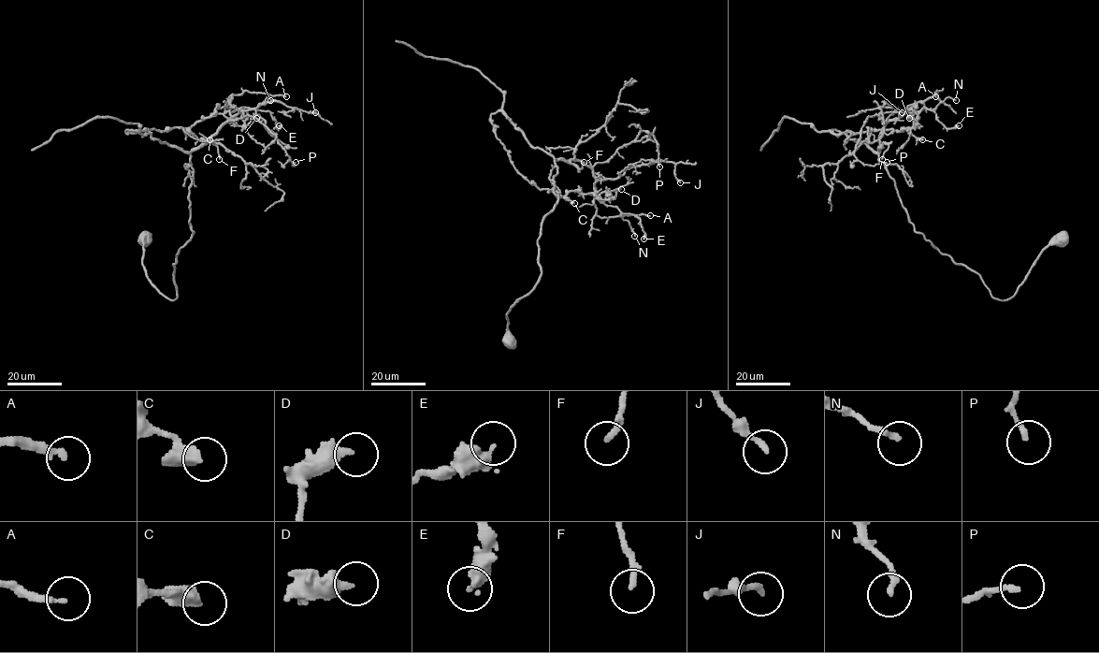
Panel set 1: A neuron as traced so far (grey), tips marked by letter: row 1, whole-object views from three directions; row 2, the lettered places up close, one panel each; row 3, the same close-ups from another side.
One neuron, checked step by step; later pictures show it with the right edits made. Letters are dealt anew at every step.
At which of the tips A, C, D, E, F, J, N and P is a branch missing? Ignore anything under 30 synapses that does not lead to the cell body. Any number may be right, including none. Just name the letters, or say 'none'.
none

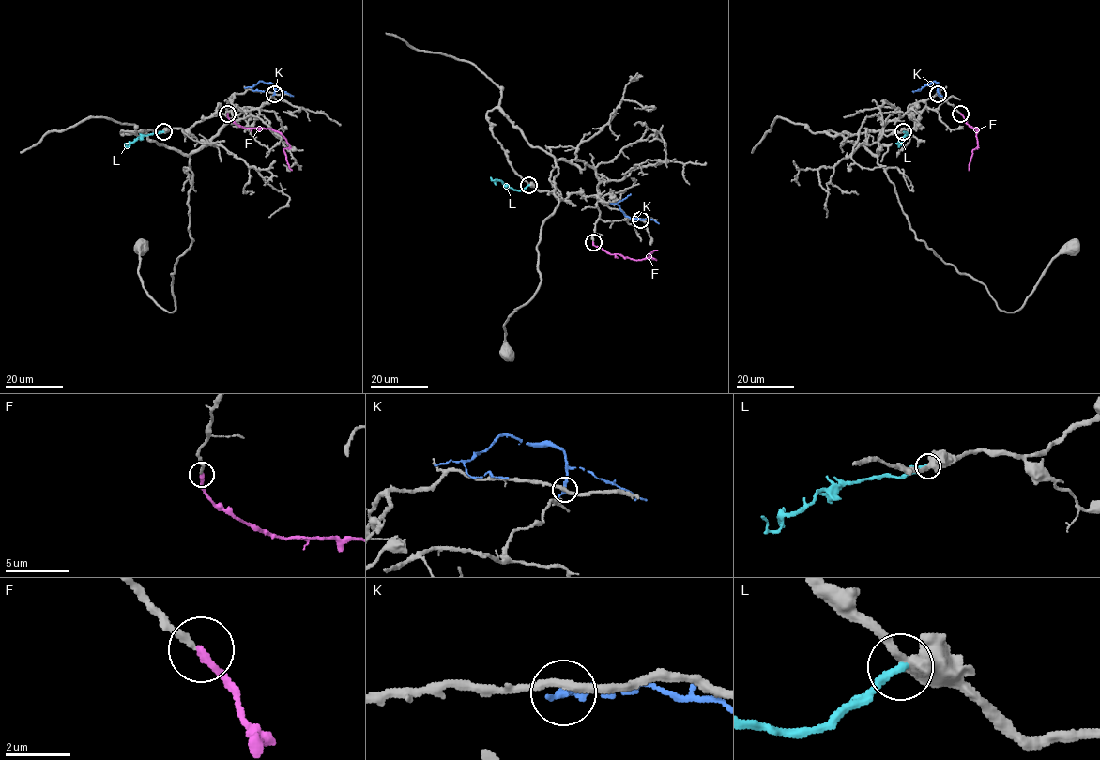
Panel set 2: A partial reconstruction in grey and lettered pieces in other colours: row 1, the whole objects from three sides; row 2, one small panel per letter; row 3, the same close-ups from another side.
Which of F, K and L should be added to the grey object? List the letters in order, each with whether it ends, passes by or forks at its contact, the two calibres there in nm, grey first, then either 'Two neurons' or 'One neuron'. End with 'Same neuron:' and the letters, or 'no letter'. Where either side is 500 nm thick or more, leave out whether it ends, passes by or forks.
F: It ends there. Thickness 200 nm (grey) against 280 nm. One neuron
K: It ends there. Thickness 280 nm (grey) against 240 nm. Two neurons
L: It ends there. Thickness 440 nm (grey) against 280 nm. Two neurons
Same neuron: F

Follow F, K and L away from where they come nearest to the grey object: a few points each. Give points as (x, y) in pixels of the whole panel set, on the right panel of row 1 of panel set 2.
F: (960, 114), (965, 121), (978, 129), (978, 145), (972, 150), (969, 170)
K: (938, 93), (937, 83), (934, 81), (912, 92)
L: (903, 131), (909, 133), (898, 142), (899, 146), (896, 143)

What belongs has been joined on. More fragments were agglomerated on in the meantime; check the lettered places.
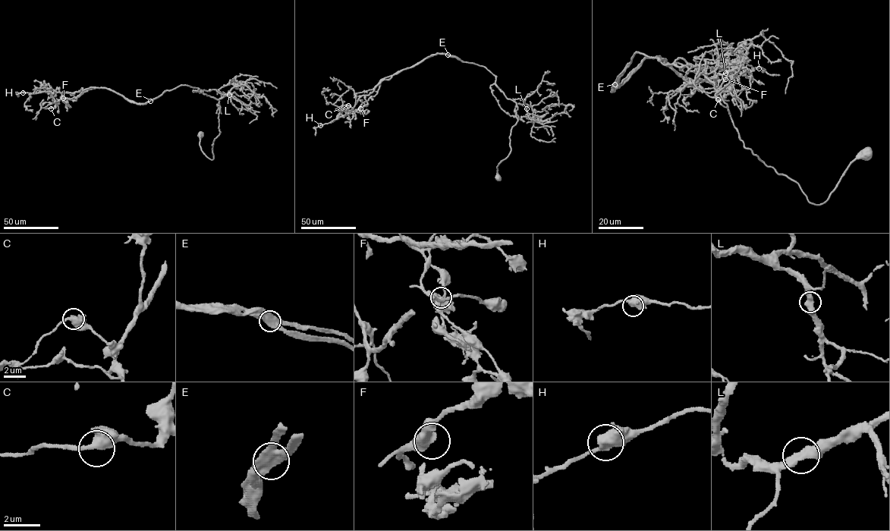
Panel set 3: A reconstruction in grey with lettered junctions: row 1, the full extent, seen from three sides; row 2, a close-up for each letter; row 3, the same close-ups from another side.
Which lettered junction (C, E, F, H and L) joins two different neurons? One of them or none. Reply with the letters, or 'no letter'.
E

